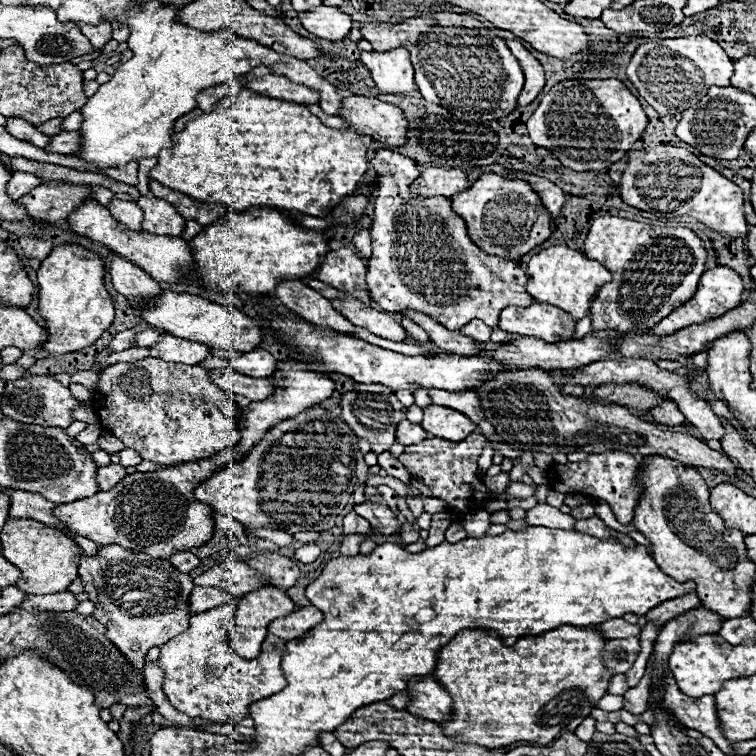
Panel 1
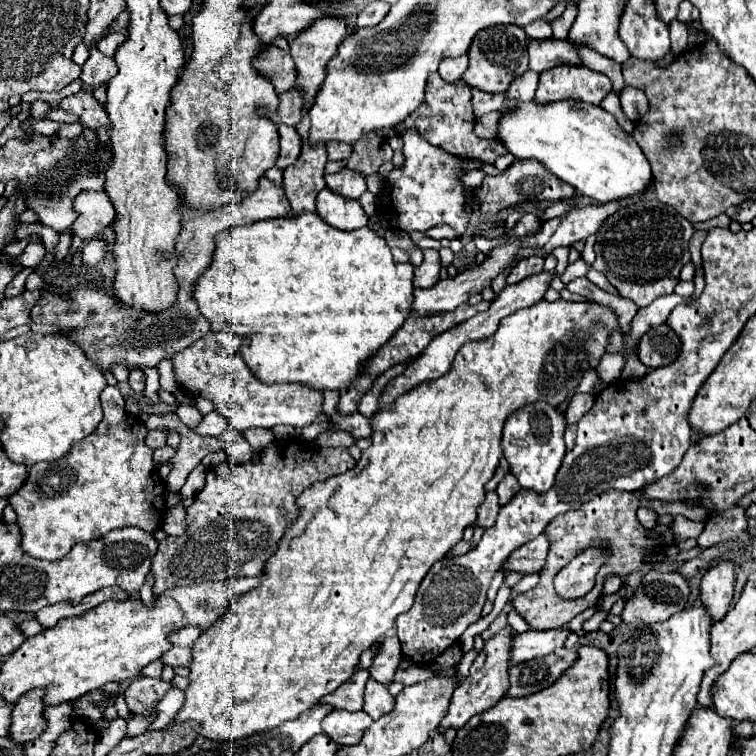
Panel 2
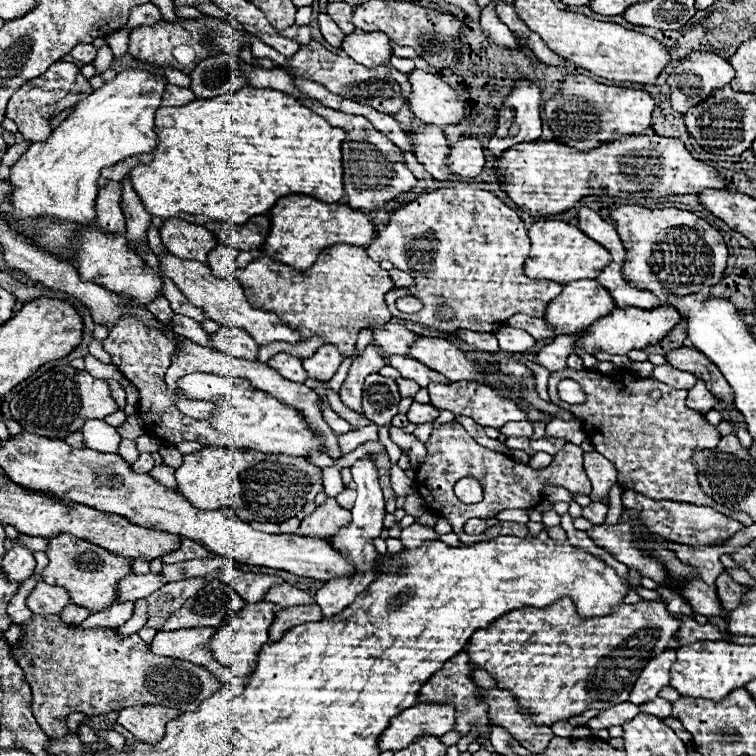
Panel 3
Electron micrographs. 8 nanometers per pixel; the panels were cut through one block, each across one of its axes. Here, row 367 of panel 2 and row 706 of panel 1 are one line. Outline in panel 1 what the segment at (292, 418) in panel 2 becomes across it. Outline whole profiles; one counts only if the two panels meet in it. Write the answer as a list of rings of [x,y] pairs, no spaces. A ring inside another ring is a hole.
[[[234,598],[224,606],[192,616],[186,632],[160,646],[158,662],[166,674],[164,694],[178,712],[216,724],[230,724],[246,718],[252,702],[268,698],[284,688],[286,678],[280,668],[284,652],[282,638],[268,634],[261,654],[254,660],[244,660],[236,654],[236,650],[232,650],[228,630],[232,626],[238,601]]]

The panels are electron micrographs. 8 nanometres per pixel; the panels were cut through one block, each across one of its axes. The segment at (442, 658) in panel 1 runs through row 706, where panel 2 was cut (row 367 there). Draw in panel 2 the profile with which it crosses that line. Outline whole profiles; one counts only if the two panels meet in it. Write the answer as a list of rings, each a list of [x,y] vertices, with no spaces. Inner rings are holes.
[[[556,300],[556,302],[538,302],[536,306],[518,310],[514,314],[510,314],[508,318],[504,318],[504,322],[500,322],[498,332],[492,338],[486,340],[478,340],[478,342],[468,342],[464,344],[456,358],[454,358],[454,366],[448,374],[436,378],[436,380],[426,380],[422,384],[418,384],[416,388],[412,388],[410,392],[406,392],[404,396],[396,398],[396,402],[392,402],[390,406],[382,408],[370,422],[374,428],[372,434],[372,446],[368,450],[362,452],[362,458],[356,462],[356,466],[344,474],[338,474],[330,480],[318,482],[316,486],[304,490],[304,494],[300,496],[300,516],[296,518],[296,524],[292,524],[280,546],[278,552],[266,562],[264,572],[262,572],[262,586],[240,596],[240,600],[230,608],[230,612],[226,614],[226,618],[220,618],[220,622],[216,624],[214,630],[210,632],[202,632],[200,638],[196,640],[192,654],[190,654],[190,680],[189,687],[184,691],[184,704],[178,710],[178,714],[174,716],[173,722],[198,722],[198,734],[202,738],[208,740],[220,740],[220,742],[228,742],[228,740],[240,740],[240,738],[248,738],[252,734],[276,728],[280,724],[284,724],[286,720],[296,720],[304,710],[312,708],[322,696],[332,694],[340,684],[344,684],[354,672],[356,666],[360,664],[360,654],[364,650],[368,650],[372,644],[380,642],[392,628],[394,622],[398,618],[398,614],[408,612],[414,604],[414,596],[418,592],[418,586],[422,582],[422,578],[428,574],[428,570],[432,568],[434,562],[438,562],[440,558],[446,556],[446,552],[462,540],[464,528],[472,526],[476,522],[476,510],[478,506],[484,502],[484,484],[492,478],[498,460],[502,458],[502,448],[500,448],[500,430],[508,418],[508,414],[512,414],[514,410],[518,410],[520,406],[544,400],[550,406],[564,406],[568,402],[568,398],[576,392],[578,386],[578,372],[582,376],[582,370],[586,368],[596,368],[602,354],[606,352],[606,344],[608,344],[608,336],[610,332],[618,328],[616,316],[612,314],[612,310],[604,310],[604,306],[596,306],[592,304],[584,304],[584,302],[566,302],[566,300]]]

